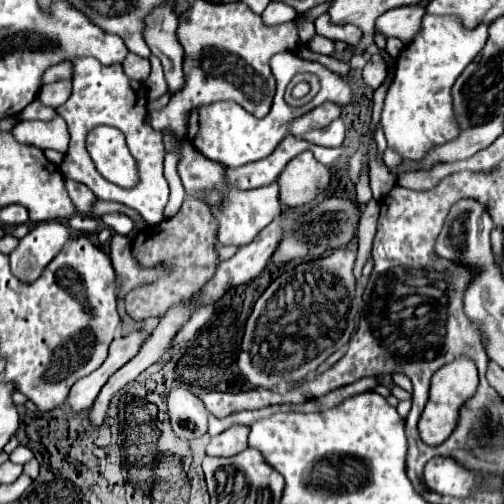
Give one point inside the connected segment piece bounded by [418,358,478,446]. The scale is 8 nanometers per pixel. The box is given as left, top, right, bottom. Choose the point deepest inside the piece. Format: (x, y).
(453, 384)

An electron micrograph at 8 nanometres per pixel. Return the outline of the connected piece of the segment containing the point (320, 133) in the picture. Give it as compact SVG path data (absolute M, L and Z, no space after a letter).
M338 118L338 120L334 120L330 126L326 126L322 130L312 130L312 132L302 134L302 138L308 140L310 144L316 144L316 146L338 148L344 142L344 134L346 134L344 122L342 122L342 118Z

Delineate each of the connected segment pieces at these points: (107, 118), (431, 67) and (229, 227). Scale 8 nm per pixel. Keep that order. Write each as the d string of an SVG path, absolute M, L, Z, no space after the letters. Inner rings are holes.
M84 56L84 58L72 60L72 70L74 70L72 72L72 94L62 106L54 108L56 114L60 114L66 120L68 130L70 130L69 148L65 154L66 158L62 162L64 176L86 184L100 200L120 202L120 204L136 210L148 224L160 224L164 220L164 208L170 198L170 188L164 178L166 150L164 150L162 134L152 130L146 124L146 102L138 100L136 92L130 86L128 76L122 70L122 64L104 66L96 58ZM100 124L120 128L120 132L126 136L130 154L134 156L134 160L138 164L138 184L136 186L132 186L132 188L114 186L112 182L102 178L96 168L92 168L92 158L84 144L86 144L88 132Z
M424 16L422 32L398 56L396 74L384 100L380 124L390 150L404 160L422 160L432 146L446 144L448 140L456 138L460 128L454 120L450 88L468 62L472 62L484 48L486 40L486 24L468 30L462 28L458 16Z
M274 182L270 186L262 186L262 188L246 190L246 192L230 188L230 200L224 202L222 208L212 210L212 214L218 218L218 242L244 246L252 242L264 226L268 226L274 218L282 214L282 206L278 200L278 184Z

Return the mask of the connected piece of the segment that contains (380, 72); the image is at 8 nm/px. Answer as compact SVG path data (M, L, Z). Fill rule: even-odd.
M374 54L374 56L368 60L368 64L364 66L362 78L364 78L364 84L366 84L366 86L370 86L370 88L376 90L376 88L384 82L386 74L388 74L388 70L386 70L386 62L382 60L380 54Z

